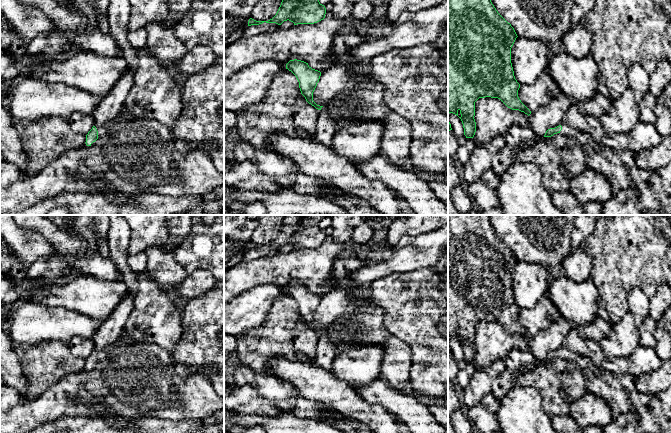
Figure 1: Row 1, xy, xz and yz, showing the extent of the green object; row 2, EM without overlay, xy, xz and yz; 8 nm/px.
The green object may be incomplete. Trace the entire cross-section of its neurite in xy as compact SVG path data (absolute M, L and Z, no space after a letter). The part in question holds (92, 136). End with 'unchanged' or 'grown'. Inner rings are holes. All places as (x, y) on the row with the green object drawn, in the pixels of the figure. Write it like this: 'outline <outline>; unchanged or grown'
outline M107 125L93 126L85 137L84 146L93 146L95 141L107 133Z; grown

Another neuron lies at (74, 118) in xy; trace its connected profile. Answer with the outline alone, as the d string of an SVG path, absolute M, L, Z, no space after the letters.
M75 112L68 118L72 130L76 133L83 133L85 136L95 125L93 115L84 115L80 112Z

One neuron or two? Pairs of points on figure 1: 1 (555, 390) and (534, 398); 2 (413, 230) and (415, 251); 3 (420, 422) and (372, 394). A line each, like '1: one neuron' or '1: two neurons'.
1: two neurons
2: two neurons
3: one neuron

